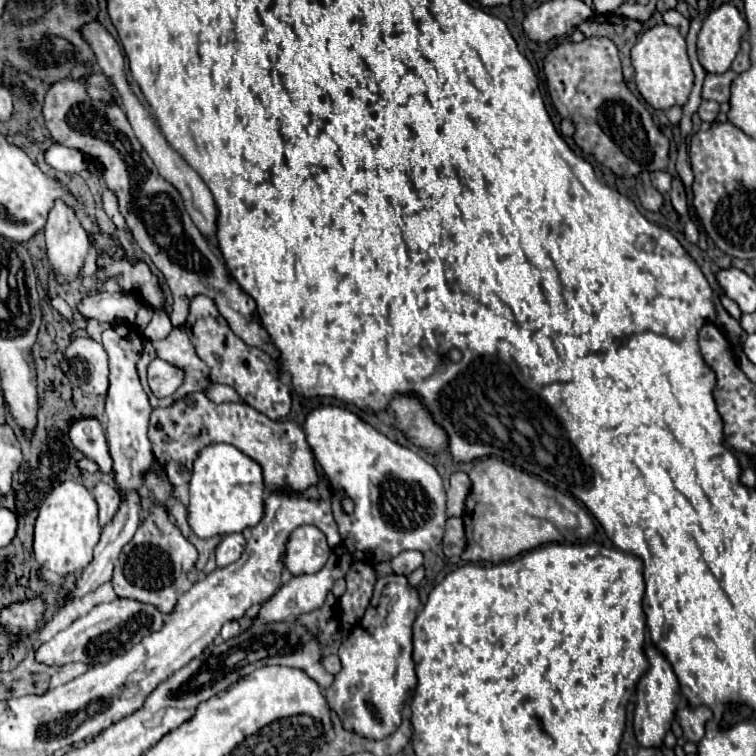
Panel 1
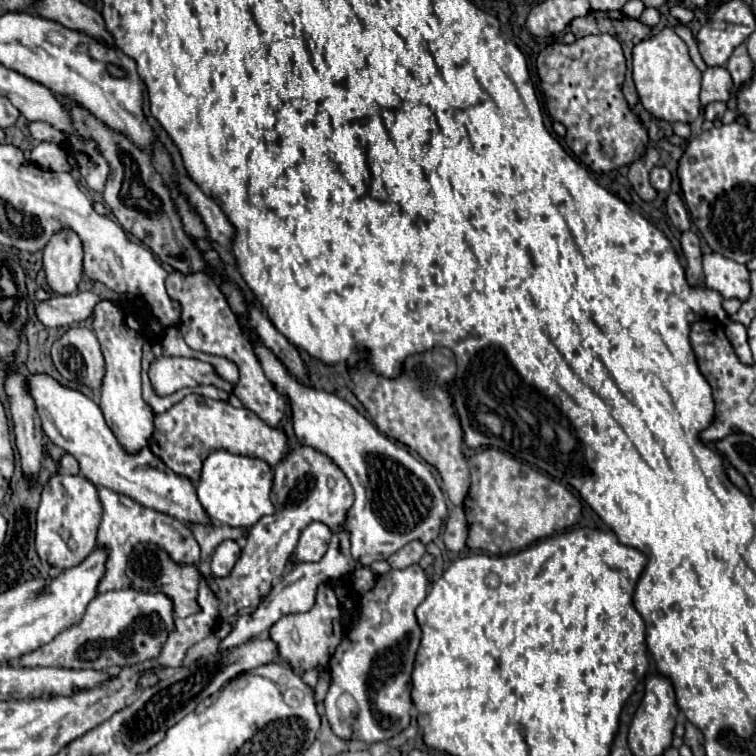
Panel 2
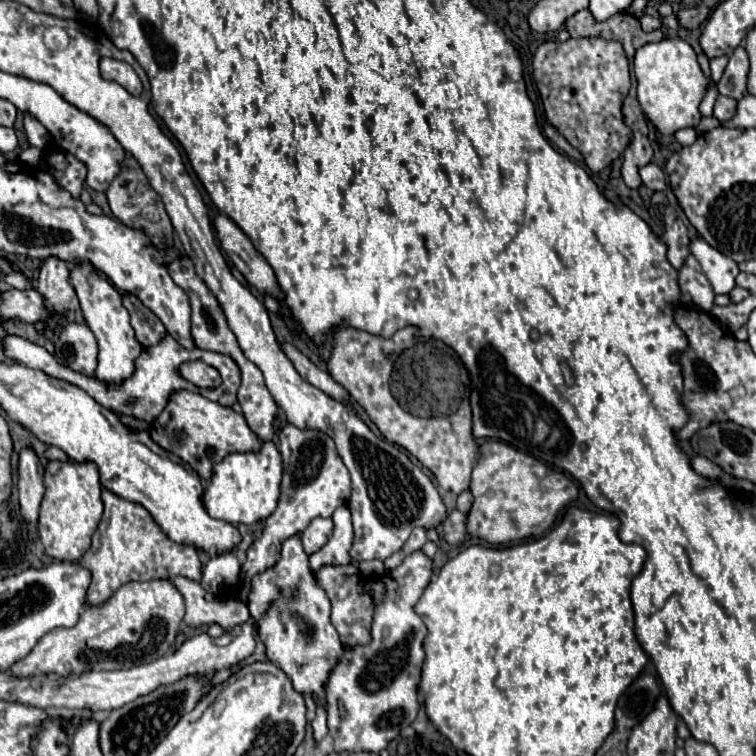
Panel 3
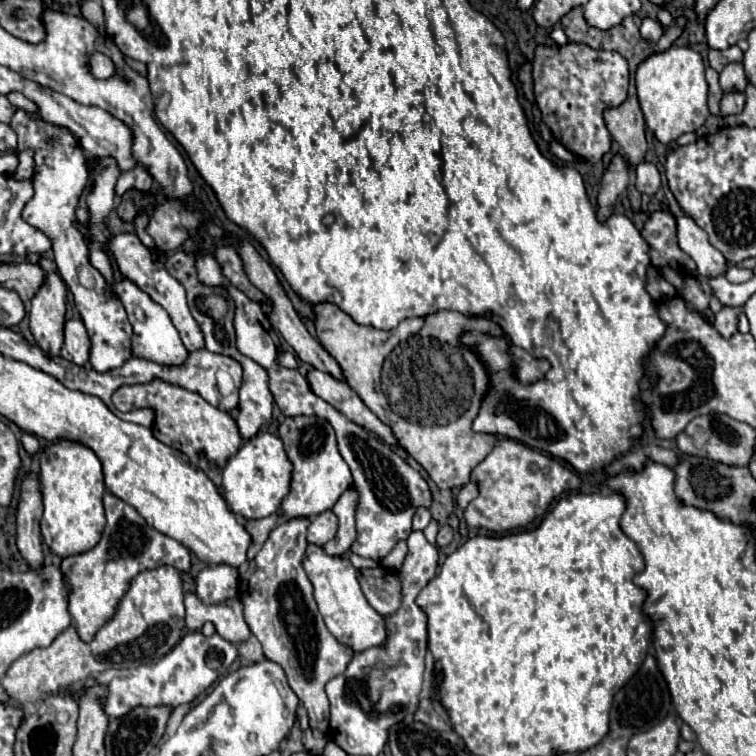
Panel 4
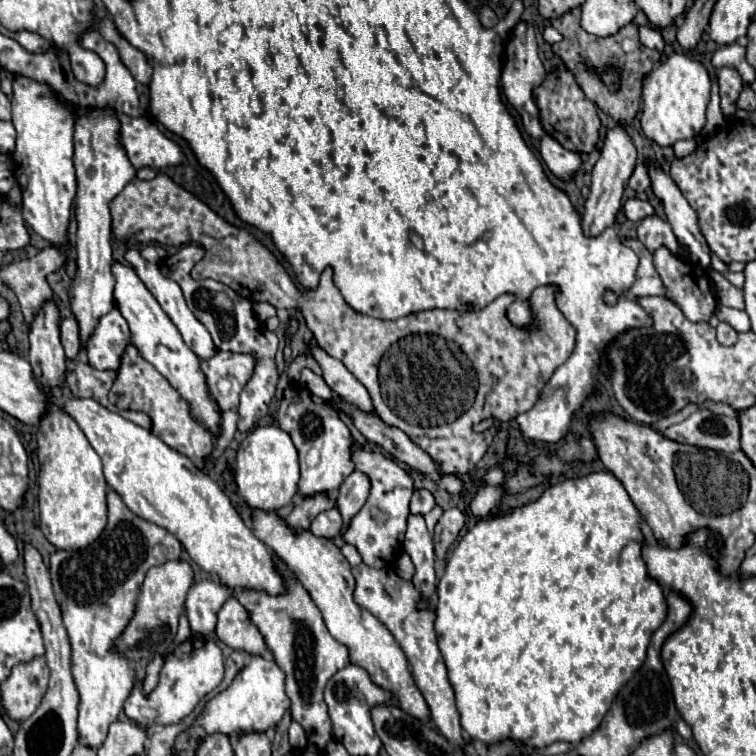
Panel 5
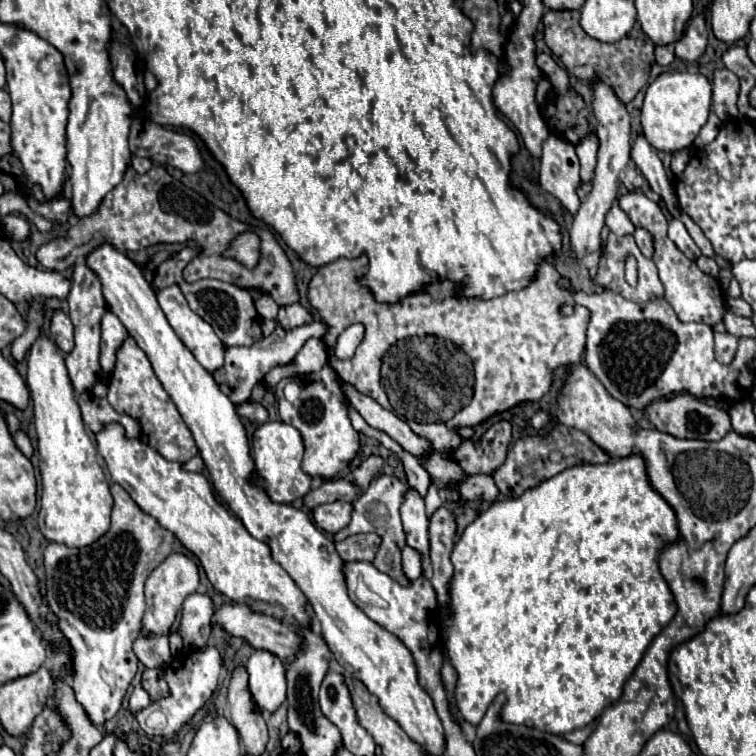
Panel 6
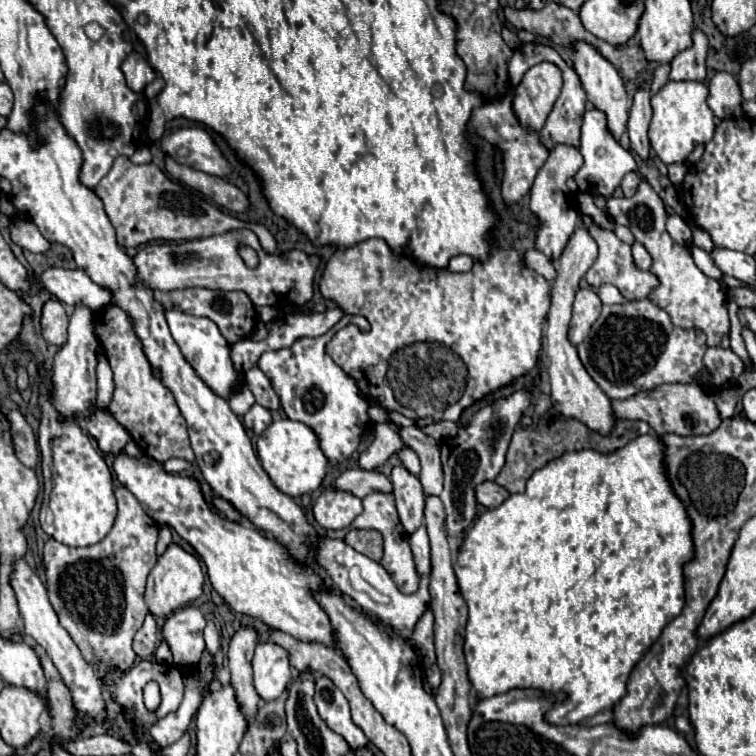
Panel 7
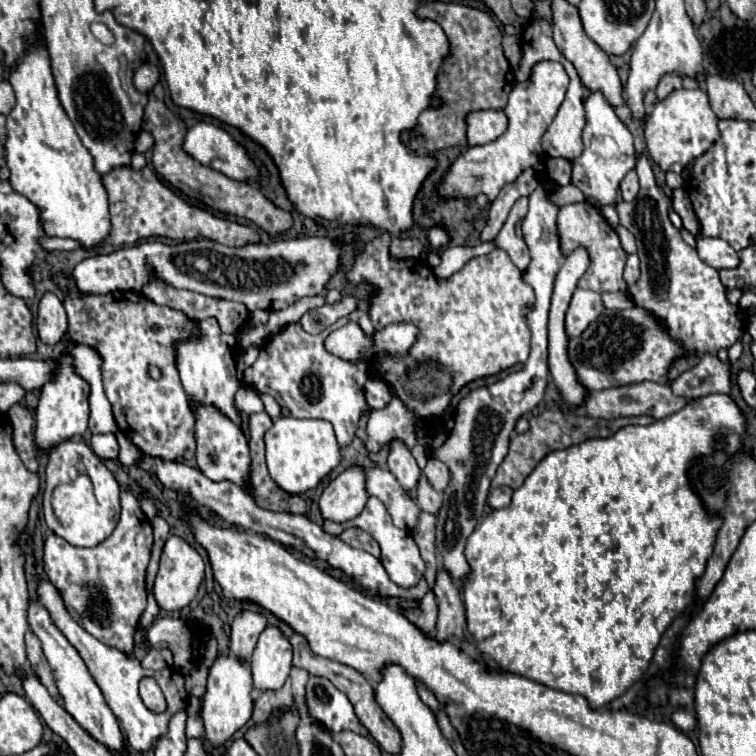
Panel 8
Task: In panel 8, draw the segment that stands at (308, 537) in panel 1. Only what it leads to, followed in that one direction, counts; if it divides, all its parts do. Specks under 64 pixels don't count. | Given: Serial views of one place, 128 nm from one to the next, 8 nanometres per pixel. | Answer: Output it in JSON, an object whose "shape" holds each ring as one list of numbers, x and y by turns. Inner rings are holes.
{"shape":[[352,466,324,488,318,506,324,520,348,522,364,510,366,500,364,472,360,466]]}

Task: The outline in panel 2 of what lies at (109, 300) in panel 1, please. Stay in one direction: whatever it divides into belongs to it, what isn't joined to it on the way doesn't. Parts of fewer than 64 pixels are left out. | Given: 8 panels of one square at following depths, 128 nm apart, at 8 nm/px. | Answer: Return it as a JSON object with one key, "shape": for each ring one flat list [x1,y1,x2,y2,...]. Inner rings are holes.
{"shape":[[94,292,80,294,54,294,52,300,40,302,36,306,36,316,44,326,70,326,74,322,82,322,94,316,96,304,104,298]]}

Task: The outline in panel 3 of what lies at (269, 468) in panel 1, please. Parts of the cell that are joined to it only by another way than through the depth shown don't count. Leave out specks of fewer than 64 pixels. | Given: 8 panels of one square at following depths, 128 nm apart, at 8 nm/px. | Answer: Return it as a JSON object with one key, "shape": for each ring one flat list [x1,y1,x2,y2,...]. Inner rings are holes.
{"shape":[[174,392,164,412,150,424,150,438,164,450,176,454,180,460,198,472,200,480,208,480,212,464,232,452,258,452,262,440,252,432,246,418,228,406,216,404,198,392]]}

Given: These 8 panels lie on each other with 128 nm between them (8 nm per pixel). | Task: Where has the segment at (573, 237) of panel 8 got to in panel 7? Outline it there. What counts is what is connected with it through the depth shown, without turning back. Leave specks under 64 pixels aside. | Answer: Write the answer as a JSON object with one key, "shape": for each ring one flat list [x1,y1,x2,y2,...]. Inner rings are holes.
{"shape":[[582,216,582,220,584,220,584,224,588,226,588,230,590,230,590,234,592,234,592,238,596,240,598,250,600,250,596,262,594,262,594,264,590,266,590,270,586,272,586,282,588,282,592,288,600,288,602,284,612,284,612,286,616,286,616,288,622,292,622,296,624,296,626,300,630,300,630,302,634,302,634,300,646,300,646,298,652,294,652,290,656,290,656,288,660,286,660,280,656,278,656,274,652,274,650,270,640,270,640,268,636,266,634,258,632,258,630,246,628,246,626,242,622,242,620,238,616,238,616,234,614,234,612,230,602,230,602,228,598,228,588,216]]}

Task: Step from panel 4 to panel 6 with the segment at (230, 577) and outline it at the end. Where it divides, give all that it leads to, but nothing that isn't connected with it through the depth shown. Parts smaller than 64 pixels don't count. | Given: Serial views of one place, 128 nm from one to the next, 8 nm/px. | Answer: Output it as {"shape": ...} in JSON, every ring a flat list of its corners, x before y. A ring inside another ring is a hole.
{"shape":[[194,592,184,600,182,620,180,620,180,634,184,638,184,648,204,648,210,630,212,630,212,614,214,604,210,596,202,592]]}

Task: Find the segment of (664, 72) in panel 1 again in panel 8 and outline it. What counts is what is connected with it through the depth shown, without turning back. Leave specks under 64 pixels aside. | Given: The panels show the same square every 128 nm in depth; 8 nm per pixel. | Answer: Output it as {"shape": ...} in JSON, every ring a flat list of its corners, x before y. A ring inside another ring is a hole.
{"shape":[[702,88,674,90,664,100,656,102,654,110,644,122,644,138,650,158,666,172,682,172,692,158,698,158,718,138,718,118,708,104,708,96]]}

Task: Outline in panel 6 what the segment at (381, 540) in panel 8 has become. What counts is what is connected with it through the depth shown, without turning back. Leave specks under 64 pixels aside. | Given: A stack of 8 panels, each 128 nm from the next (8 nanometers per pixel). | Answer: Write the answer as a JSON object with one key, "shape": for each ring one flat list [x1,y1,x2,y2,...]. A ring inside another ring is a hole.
{"shape":[[380,474,370,484,370,488,358,500,352,502,352,508,354,510,352,510,350,524,344,530,340,530,340,532,334,534,334,540,336,542,338,540,344,540,348,536,354,536,354,534,368,534,368,532,378,534,382,538,382,544,380,544,380,548,378,548,372,564,380,572,392,576,394,580,400,580,400,584,408,584,408,578,402,574,402,568,400,568,400,552,406,546,406,538,404,538,404,532,402,532,402,522,400,522,400,506,404,502,406,492,408,492,408,484,406,482,402,482,396,476]]}

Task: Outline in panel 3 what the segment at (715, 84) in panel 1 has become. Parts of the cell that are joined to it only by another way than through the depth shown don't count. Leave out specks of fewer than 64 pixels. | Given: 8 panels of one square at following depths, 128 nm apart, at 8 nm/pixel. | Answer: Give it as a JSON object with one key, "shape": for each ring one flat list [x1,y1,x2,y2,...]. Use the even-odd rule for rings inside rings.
{"shape":[[720,56,720,58,716,58,716,60,710,60,710,70,712,70,710,80,712,80,714,84,718,84,718,80,722,78,724,68,726,68,726,62,728,62,728,58,726,58,726,56]]}

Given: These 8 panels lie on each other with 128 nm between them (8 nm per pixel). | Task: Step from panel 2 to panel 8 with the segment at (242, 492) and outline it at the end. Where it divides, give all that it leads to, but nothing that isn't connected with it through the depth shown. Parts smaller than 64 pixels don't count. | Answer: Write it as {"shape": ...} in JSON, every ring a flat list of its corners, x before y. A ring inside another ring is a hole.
{"shape":[[282,416,264,436,266,464,272,480,288,494,300,494,318,486,340,464,340,448,332,426,326,420,298,420]]}

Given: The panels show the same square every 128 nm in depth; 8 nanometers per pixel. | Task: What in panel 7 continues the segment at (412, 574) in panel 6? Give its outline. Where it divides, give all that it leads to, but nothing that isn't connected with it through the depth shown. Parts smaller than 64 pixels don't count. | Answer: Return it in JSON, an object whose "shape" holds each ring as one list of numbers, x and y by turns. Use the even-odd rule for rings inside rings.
{"shape":[[420,526,412,536,410,536,410,548,416,564,416,572,430,574,430,546,428,546,428,534,426,528]]}

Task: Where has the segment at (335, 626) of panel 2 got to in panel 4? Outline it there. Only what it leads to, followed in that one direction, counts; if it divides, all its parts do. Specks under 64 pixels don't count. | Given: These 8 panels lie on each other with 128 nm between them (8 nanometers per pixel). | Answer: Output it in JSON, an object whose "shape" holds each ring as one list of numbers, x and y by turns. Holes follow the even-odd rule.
{"shape":[[294,518,282,522,270,532,262,550,248,562,248,570,240,574,240,600,244,604,246,624,262,644,264,656,280,664,286,672,290,688,308,710,310,726,326,732,330,702,324,686,330,678,344,672,354,652,328,632,312,596,312,584,302,568,308,546,308,524,308,518]]}

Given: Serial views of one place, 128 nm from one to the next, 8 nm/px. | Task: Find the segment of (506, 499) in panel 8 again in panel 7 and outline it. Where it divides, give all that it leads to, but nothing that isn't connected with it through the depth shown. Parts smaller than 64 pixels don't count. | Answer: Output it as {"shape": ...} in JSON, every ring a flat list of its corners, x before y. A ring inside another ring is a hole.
{"shape":[[490,480,476,486,476,500,478,500,478,504,482,504,486,508,500,506,508,496,510,496,510,492,506,488,500,488,496,482,490,482]]}

